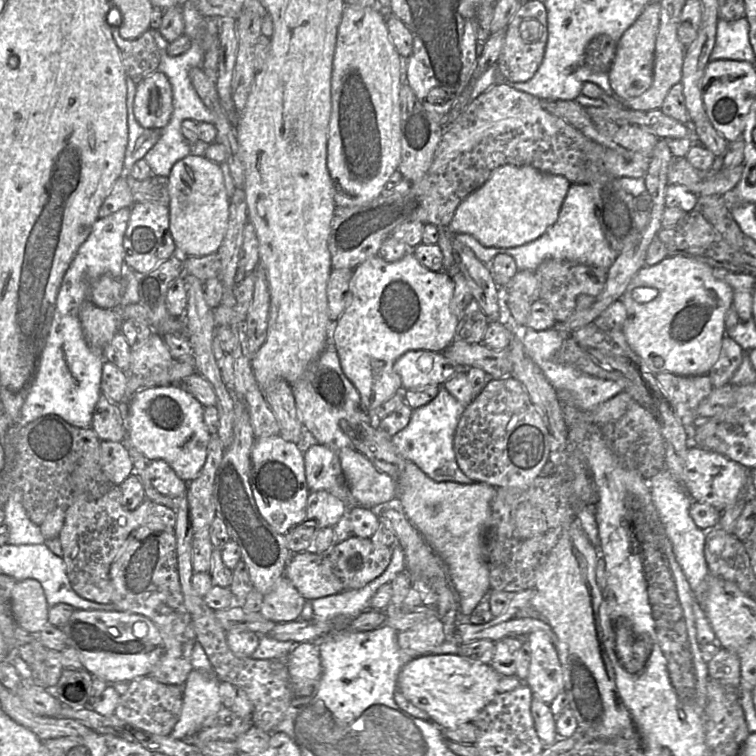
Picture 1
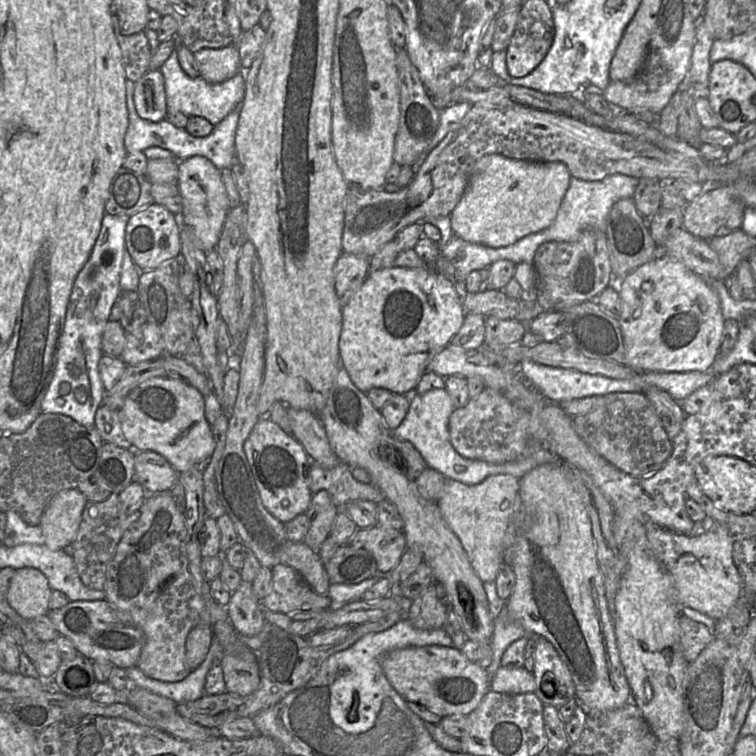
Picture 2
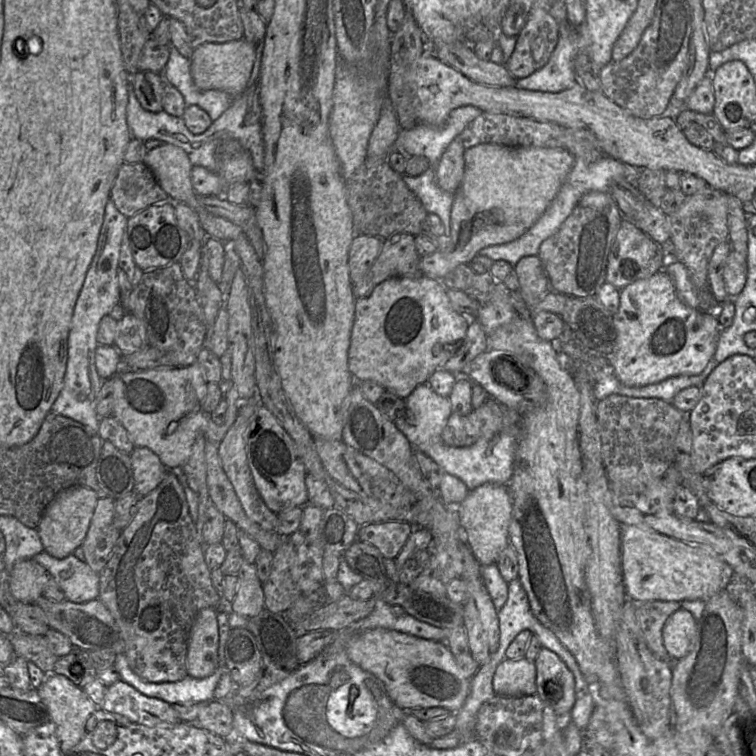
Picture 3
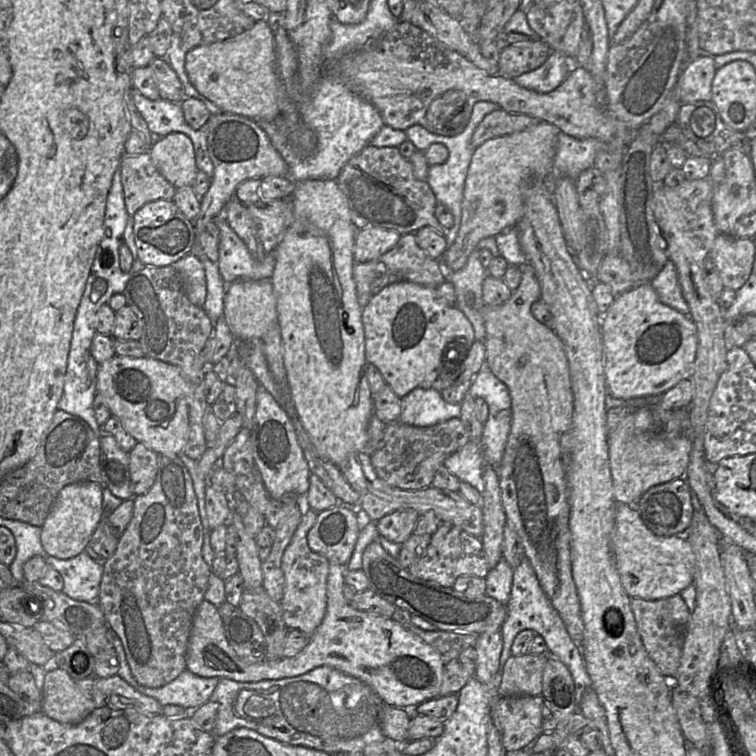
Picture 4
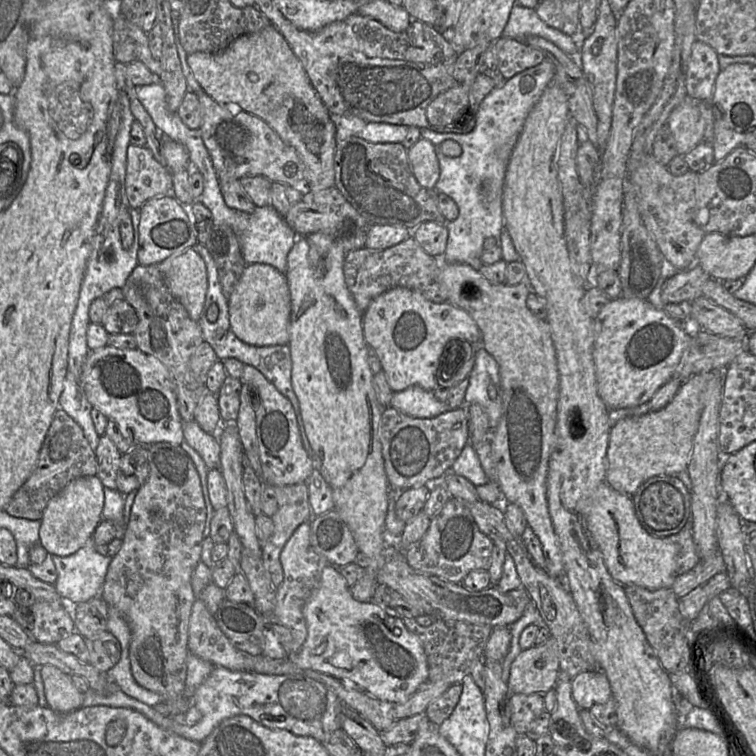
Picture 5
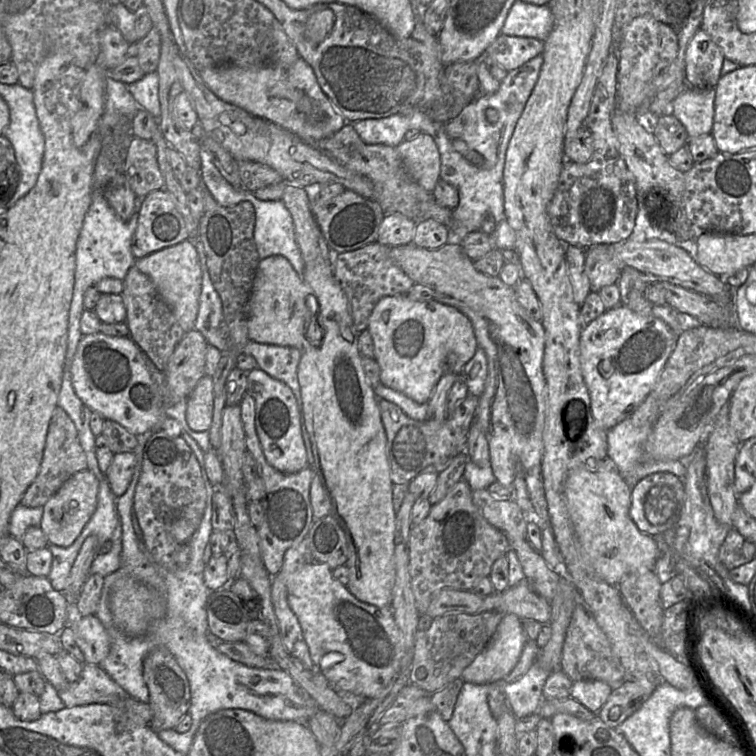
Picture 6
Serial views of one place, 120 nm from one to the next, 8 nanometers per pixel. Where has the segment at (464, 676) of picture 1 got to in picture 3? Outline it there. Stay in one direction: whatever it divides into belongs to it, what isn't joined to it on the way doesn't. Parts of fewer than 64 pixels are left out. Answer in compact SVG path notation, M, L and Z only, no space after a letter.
M375 628L352 635L346 651L353 663L384 684L393 702L405 711L412 708L441 707L456 713L470 692L471 681L463 676L455 656L445 642Z

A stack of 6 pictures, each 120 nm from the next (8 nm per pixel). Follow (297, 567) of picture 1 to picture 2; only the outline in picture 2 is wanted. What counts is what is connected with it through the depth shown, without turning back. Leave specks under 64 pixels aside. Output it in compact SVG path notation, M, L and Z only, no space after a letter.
M349 544L339 546L324 568L331 584L358 584L368 578L388 574L378 572L376 561L368 551Z

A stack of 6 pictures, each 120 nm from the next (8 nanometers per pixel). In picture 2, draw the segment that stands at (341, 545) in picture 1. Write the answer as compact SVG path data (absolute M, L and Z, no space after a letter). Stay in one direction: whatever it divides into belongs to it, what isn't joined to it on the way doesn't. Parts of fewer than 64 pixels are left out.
M377 524L358 529L349 545L368 551L374 557L379 573L391 572L407 548L402 530L383 528Z

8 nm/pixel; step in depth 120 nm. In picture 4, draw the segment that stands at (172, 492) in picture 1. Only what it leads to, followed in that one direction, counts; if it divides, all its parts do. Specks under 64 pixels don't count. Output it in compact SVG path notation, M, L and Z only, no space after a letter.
M137 442L128 454L132 491L134 495L145 494L154 484L159 455L141 442Z

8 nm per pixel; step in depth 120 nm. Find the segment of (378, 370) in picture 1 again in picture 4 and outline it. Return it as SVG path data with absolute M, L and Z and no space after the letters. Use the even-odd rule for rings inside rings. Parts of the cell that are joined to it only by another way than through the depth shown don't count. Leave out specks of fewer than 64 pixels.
M401 281L396 282L384 287L380 292L378 292L375 296L371 298L371 300L367 303L366 306L362 309L362 324L364 330L364 344L365 344L365 359L367 363L374 365L383 376L385 383L392 389L392 391L403 398L408 393L410 393L415 388L423 388L428 389L432 388L434 382L436 381L437 377L439 376L440 371L443 367L450 361L452 361L455 357L458 356L459 352L461 353L473 344L475 339L475 334L473 330L473 326L469 319L465 316L465 314L456 306L456 307L449 307L443 304L441 301L436 299L436 287L426 287L416 283L408 282L408 281ZM454 345L459 345L459 352L455 352L451 357L447 358L448 352L452 350Z

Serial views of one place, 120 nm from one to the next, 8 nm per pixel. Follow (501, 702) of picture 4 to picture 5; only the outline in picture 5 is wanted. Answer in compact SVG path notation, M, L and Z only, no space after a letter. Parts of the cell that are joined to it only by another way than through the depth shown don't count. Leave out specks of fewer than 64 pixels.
M510 694L504 702L504 714L517 735L528 734L531 724L545 711L543 694Z

